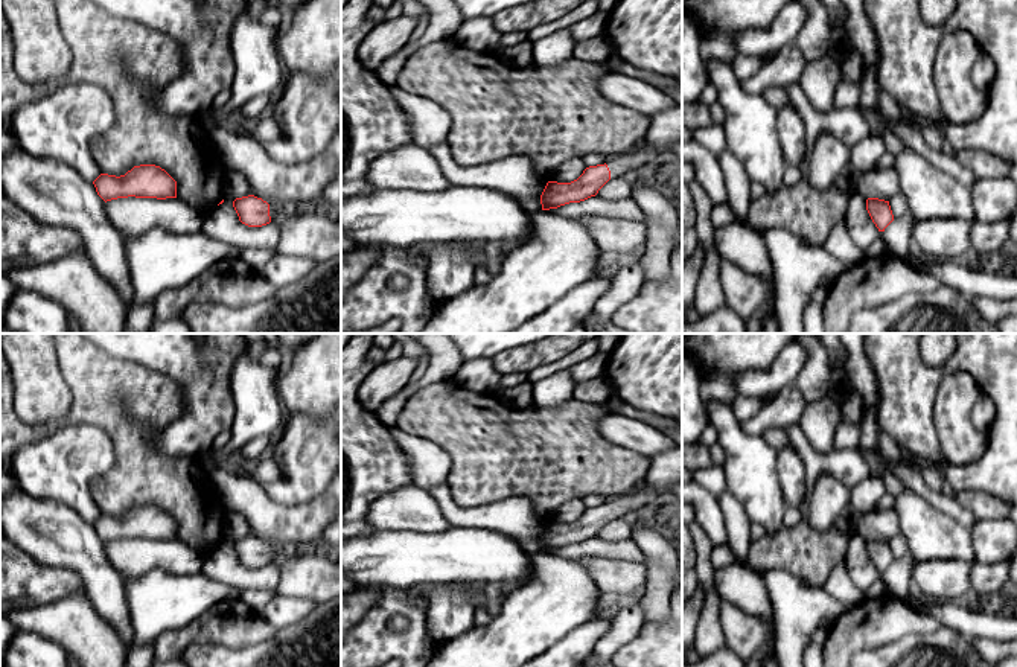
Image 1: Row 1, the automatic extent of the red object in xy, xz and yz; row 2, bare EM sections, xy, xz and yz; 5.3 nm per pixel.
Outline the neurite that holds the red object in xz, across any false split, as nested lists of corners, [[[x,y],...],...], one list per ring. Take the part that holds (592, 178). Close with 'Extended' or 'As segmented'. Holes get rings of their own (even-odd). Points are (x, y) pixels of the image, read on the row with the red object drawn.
[[[682,105],[650,116],[650,126],[642,142],[626,154],[607,157],[604,164],[589,166],[571,183],[548,181],[542,195],[542,210],[557,209],[569,203],[580,203],[595,196],[612,178],[638,169],[655,154],[682,140]]]. Extended

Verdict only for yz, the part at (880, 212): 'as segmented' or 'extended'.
as segmented

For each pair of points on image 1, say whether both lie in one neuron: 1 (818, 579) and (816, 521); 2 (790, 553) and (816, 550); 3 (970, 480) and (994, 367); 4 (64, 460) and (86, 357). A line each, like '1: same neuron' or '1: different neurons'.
1: different neurons
2: same neuron
3: same neuron
4: different neurons

